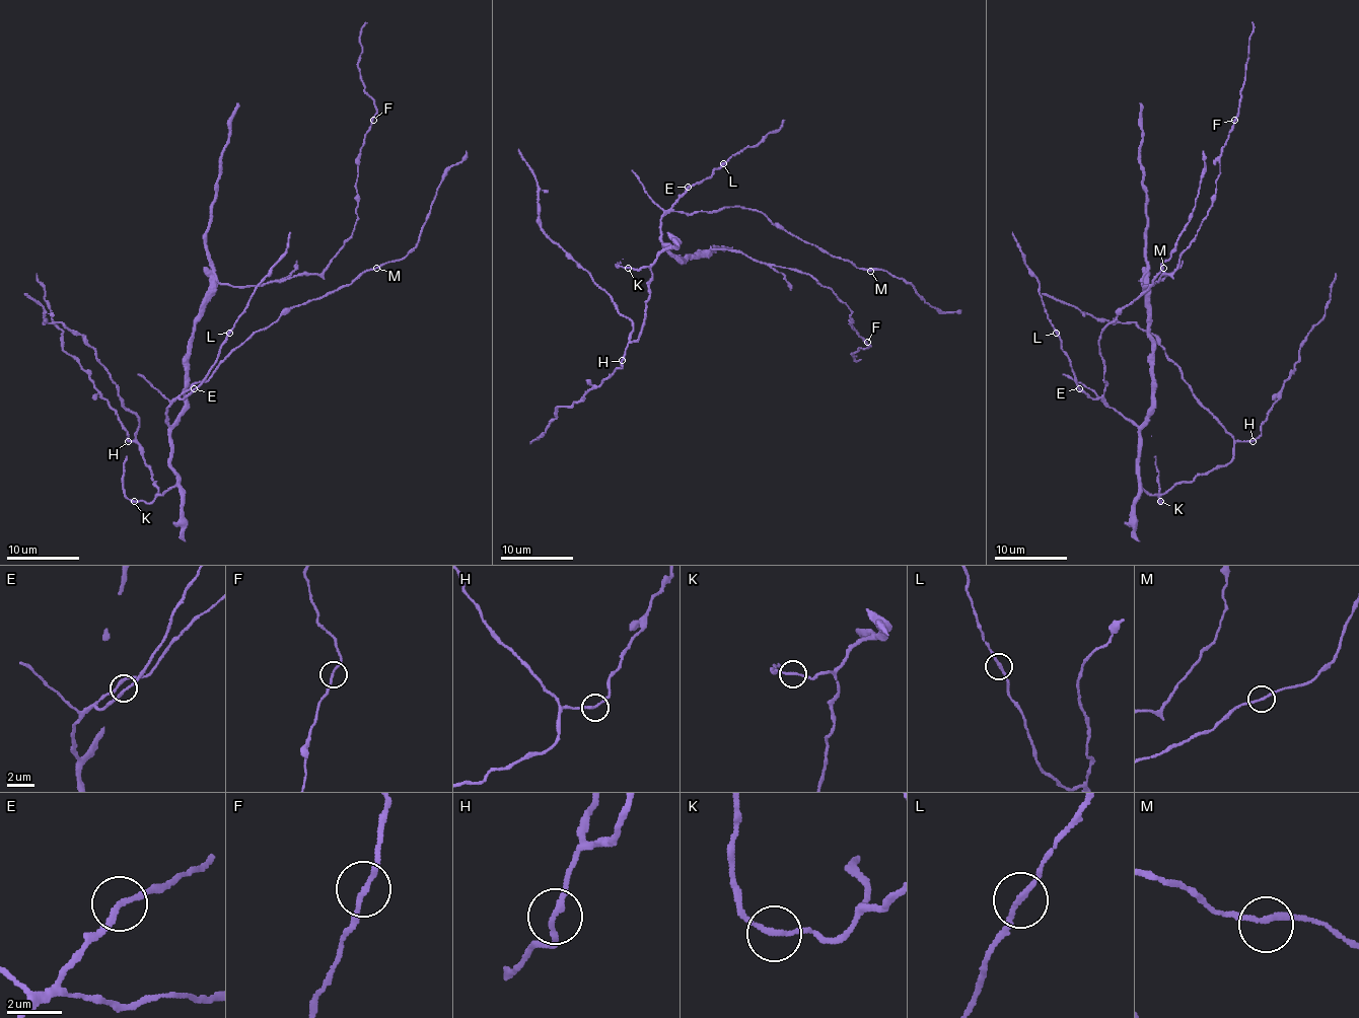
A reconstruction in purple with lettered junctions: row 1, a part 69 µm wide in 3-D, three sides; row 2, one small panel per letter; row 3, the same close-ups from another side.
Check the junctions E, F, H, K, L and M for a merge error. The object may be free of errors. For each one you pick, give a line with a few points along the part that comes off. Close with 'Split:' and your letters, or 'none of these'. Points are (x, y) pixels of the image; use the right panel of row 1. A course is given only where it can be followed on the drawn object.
Split: none of these

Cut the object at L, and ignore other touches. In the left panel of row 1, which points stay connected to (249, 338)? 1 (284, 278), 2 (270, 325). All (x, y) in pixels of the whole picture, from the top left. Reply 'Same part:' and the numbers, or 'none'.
Same part: 1, 2

